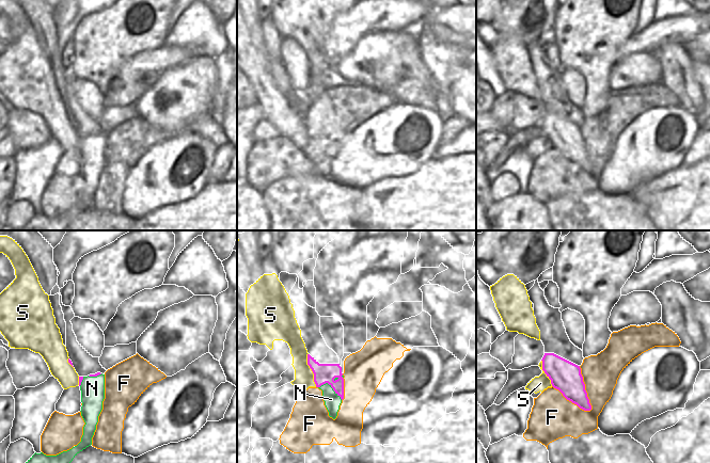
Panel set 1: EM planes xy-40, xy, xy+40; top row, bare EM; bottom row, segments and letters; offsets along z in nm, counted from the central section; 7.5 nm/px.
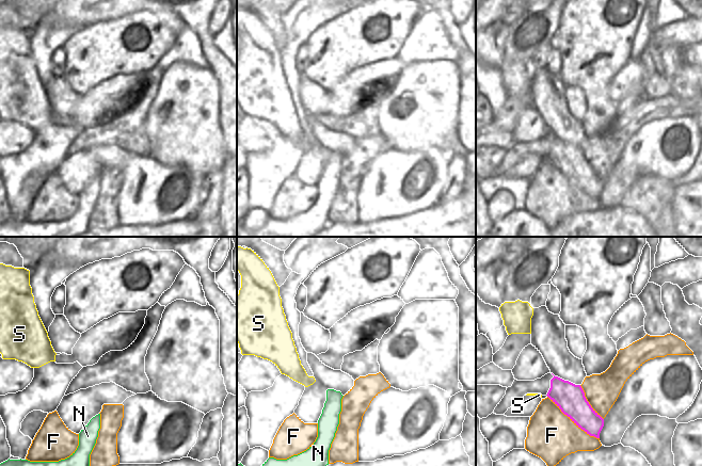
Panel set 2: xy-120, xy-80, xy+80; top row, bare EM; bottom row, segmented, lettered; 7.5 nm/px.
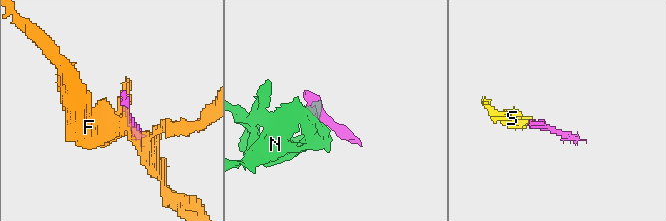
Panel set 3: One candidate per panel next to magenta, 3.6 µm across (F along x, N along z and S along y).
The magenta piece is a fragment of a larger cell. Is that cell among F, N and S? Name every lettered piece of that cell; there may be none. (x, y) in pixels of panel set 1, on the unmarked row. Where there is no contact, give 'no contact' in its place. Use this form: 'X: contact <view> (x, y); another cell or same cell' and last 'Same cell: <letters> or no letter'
F: contact xy+40 (584, 149); another cell
N: contact xy (331, 147); another cell
S: contact xy (312, 131); same cell
Same cell: S

